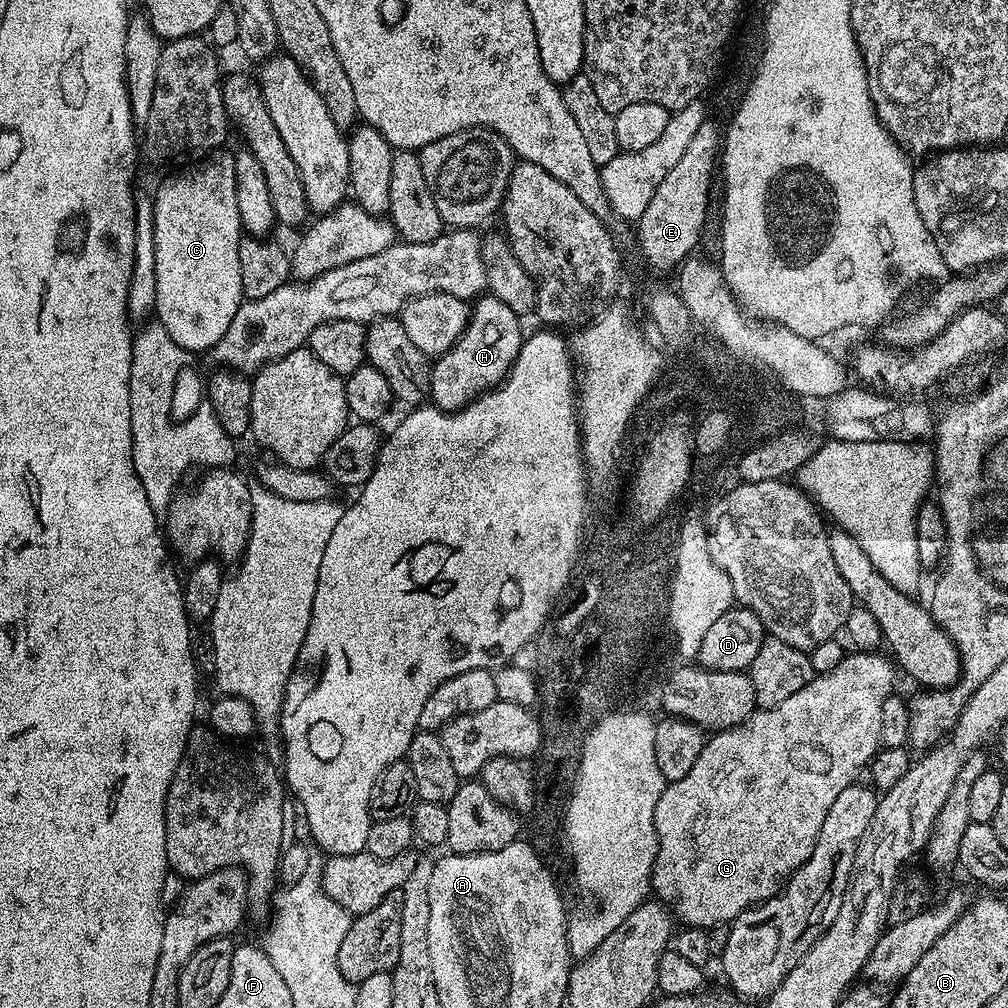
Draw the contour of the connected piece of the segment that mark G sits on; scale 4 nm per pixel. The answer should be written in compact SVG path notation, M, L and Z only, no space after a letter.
M853 651L845 655L838 666L834 666L832 672L821 672L813 675L812 681L798 694L786 698L786 702L778 702L773 708L760 708L753 712L749 720L744 720L738 726L727 728L724 732L709 735L704 742L702 754L698 754L698 762L690 766L690 774L686 778L678 778L671 781L665 787L662 798L658 798L658 806L654 808L654 824L658 834L658 854L652 871L652 892L655 899L670 906L675 919L682 922L681 925L689 928L709 929L716 924L728 924L741 916L747 908L754 904L761 904L776 895L788 882L788 878L795 874L806 858L814 850L818 842L818 834L822 830L822 822L826 822L826 814L830 814L830 805L846 790L846 786L857 783L860 771L867 769L872 763L872 757L880 751L882 745L882 706L887 696L893 695L892 683L898 677L897 669L893 661L887 655L878 656L875 651Z

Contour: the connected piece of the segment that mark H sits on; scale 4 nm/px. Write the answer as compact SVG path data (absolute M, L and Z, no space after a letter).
M491 294L481 295L471 305L468 325L458 342L454 342L454 346L450 346L450 350L446 350L441 356L435 357L431 365L428 377L431 403L442 412L459 412L461 408L467 408L469 402L477 400L482 393L489 392L491 388L502 383L508 371L512 369L512 364L518 358L520 348L526 339L526 332L520 329L520 320L518 313L510 310L506 302L498 302L498 298Z

